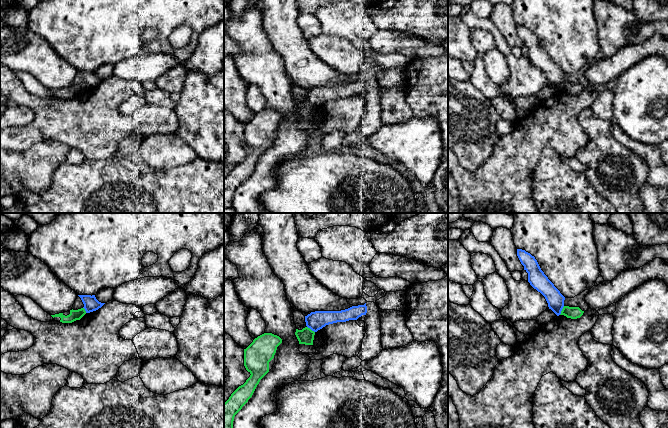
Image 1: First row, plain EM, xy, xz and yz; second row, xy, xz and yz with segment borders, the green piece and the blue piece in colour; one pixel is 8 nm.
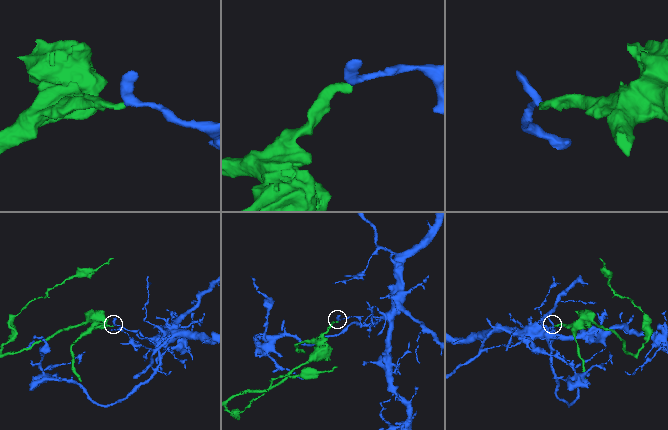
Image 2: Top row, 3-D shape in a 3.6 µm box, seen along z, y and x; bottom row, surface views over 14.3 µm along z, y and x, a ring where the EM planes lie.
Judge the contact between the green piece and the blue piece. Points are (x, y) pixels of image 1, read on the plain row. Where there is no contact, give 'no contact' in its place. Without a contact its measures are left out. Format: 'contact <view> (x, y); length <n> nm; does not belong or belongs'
contact yz (562, 86); length 80 nm; does not belong

